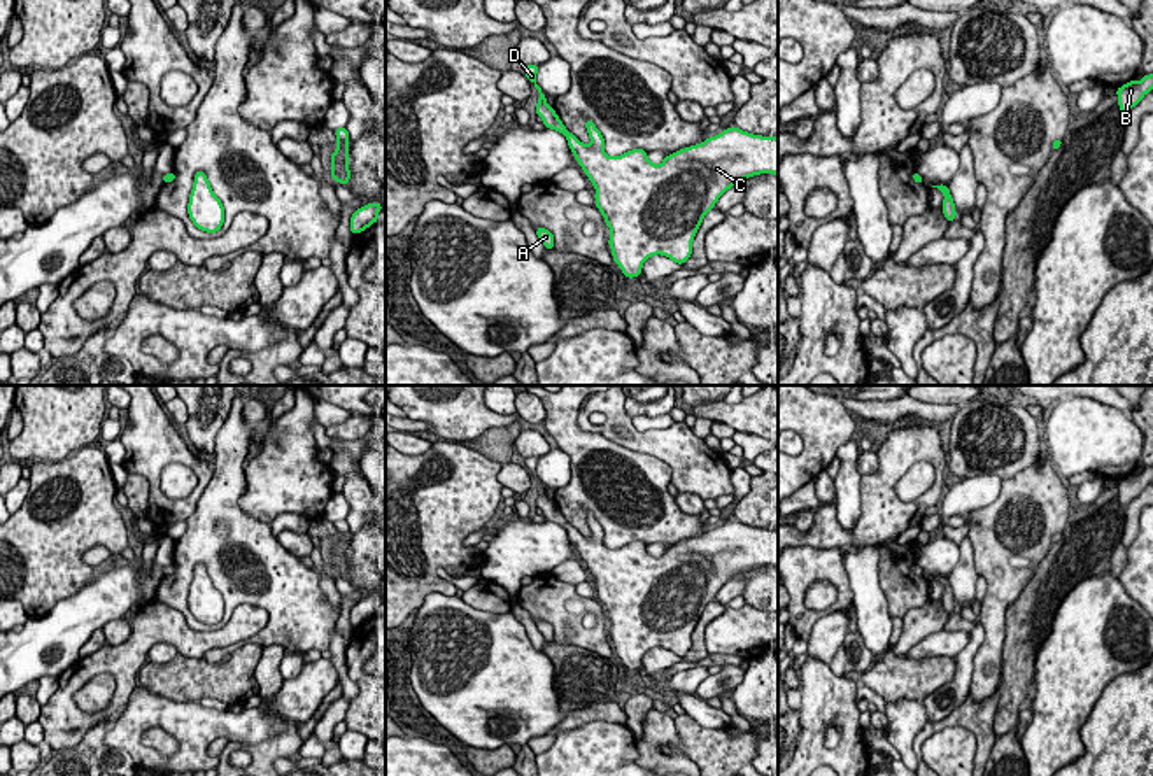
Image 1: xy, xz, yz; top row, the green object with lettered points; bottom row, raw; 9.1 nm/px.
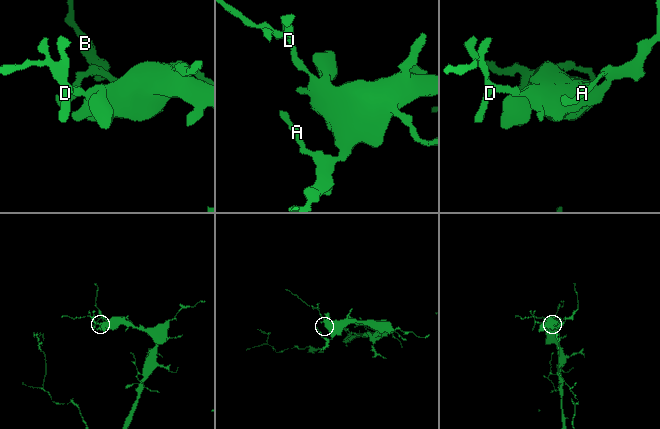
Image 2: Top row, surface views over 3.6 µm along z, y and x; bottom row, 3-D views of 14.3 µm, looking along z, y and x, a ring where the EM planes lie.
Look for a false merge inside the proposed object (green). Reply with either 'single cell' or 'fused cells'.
single cell

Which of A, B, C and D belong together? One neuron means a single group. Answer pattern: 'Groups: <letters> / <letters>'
Groups: A B C D

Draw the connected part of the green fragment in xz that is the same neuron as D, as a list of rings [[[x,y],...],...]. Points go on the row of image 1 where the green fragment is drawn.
[[[526,65],[526,77],[540,93],[536,116],[543,119],[545,128],[561,131],[580,163],[582,170],[596,187],[596,207],[612,229],[608,238],[613,263],[617,263],[627,279],[640,277],[643,263],[655,254],[662,254],[678,265],[683,265],[692,254],[692,240],[706,215],[720,198],[741,179],[759,173],[778,175],[778,137],[752,135],[738,128],[727,128],[720,135],[706,138],[703,144],[690,145],[666,156],[661,165],[647,158],[647,151],[633,149],[622,156],[608,156],[603,151],[605,138],[591,119],[585,121],[591,144],[582,144],[547,105],[547,96],[536,84],[538,65]]]

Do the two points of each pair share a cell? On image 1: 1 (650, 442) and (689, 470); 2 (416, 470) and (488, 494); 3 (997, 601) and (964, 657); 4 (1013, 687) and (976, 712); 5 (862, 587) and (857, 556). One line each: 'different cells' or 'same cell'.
1: same cell
2: same cell
3: different cells
4: different cells
5: same cell

